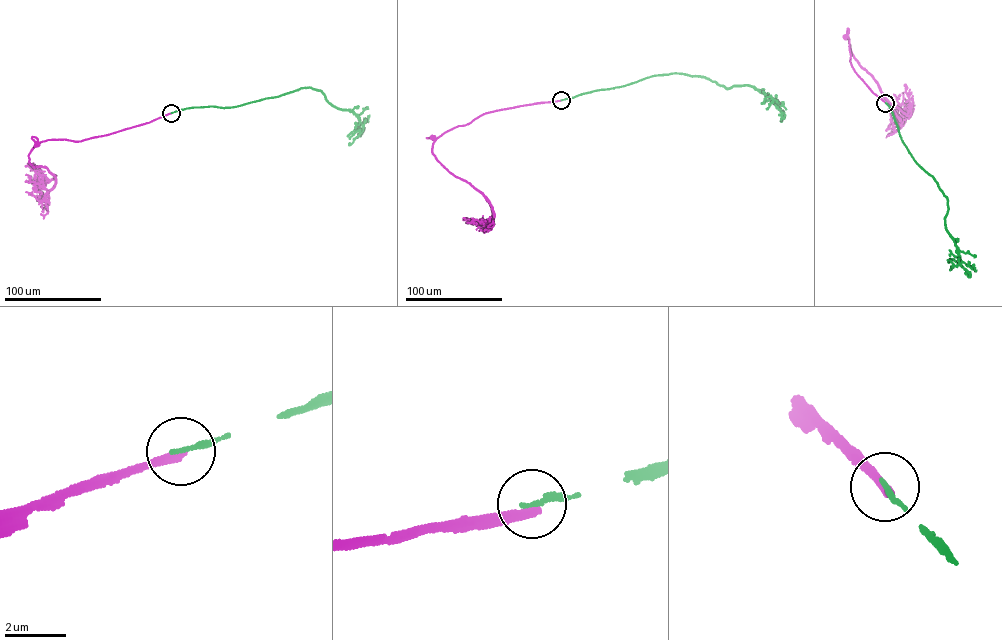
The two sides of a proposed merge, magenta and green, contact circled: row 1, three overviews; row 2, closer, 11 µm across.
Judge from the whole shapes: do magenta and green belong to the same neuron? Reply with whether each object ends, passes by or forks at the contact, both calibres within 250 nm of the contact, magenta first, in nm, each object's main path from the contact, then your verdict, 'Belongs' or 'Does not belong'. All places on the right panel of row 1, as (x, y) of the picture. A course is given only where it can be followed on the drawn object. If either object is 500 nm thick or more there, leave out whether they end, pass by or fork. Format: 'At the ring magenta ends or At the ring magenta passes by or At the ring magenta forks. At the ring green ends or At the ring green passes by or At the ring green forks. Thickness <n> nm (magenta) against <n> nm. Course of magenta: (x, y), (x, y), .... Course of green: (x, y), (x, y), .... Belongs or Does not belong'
At the ring magenta ends. At the ring green ends. Thickness 320 nm (magenta) against 180 nm. Course of magenta: (885, 103), (855, 72), (850, 61), (848, 28), (845, 37). Course of green: (885, 102), (909, 153), (947, 197), (945, 224), (961, 262), (955, 265), (948, 259), (949, 262). Does not belong

